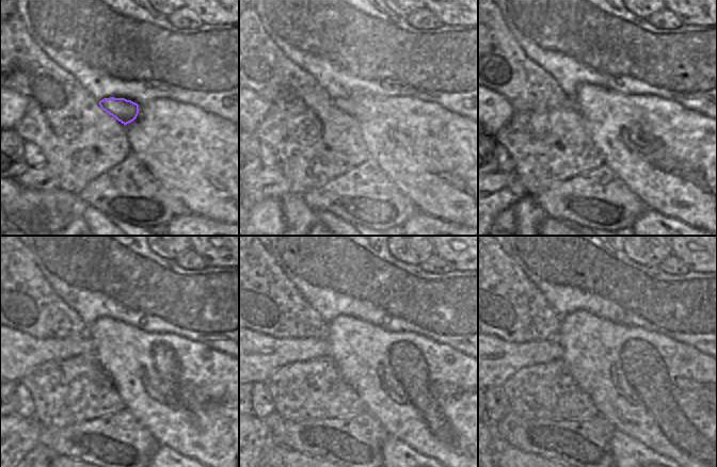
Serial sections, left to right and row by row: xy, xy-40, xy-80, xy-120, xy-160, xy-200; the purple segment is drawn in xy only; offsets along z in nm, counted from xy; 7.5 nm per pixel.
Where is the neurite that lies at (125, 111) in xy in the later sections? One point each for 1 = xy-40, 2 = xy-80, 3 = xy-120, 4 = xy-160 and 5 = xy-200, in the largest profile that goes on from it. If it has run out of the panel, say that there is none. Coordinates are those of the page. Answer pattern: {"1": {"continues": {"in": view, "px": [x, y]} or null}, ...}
{"1": {"continues": {"in": "xy-40", "px": [345, 105]}}, "2": {"continues": {"in": "xy-80", "px": [570, 102]}}, "3": {"continues": {"in": "xy-120", "px": [21, 353]}}, "4": {"continues": {"in": "xy-160", "px": [260, 355]}}, "5": {"continues": {"in": "xy-200", "px": [499, 359]}}}

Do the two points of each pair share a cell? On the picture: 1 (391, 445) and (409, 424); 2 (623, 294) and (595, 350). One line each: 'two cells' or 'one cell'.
1: two cells
2: two cells

